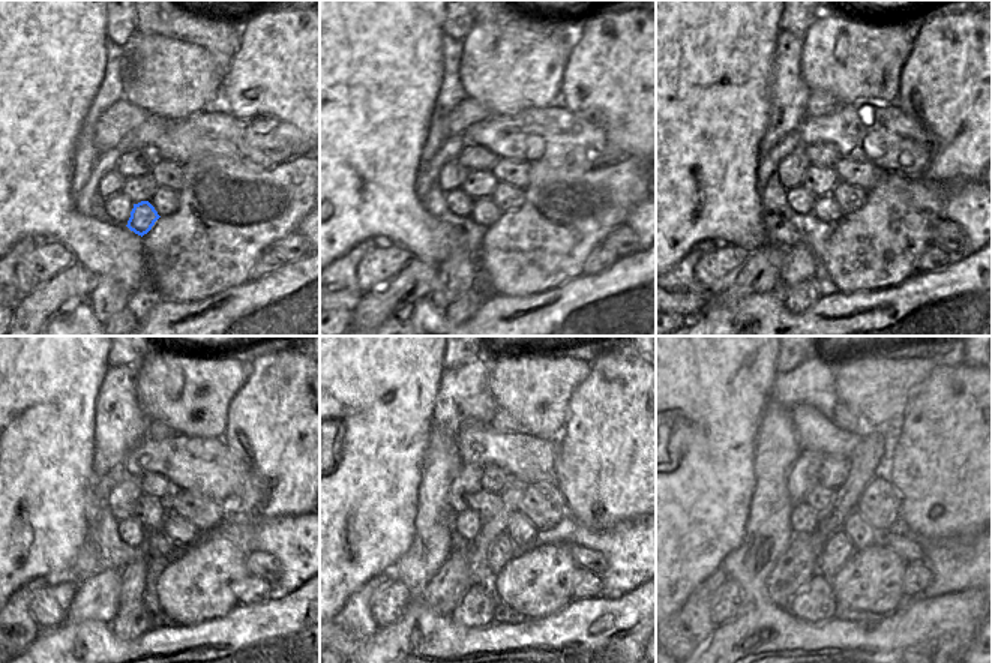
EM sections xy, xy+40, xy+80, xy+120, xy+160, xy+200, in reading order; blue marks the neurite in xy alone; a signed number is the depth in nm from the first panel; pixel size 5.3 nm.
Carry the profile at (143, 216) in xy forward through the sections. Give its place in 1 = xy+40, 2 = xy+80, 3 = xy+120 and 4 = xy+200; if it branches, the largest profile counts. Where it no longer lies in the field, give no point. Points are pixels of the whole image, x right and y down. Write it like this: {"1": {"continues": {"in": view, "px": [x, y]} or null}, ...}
{"1": {"continues": {"in": "xy+40", "px": [483, 212]}}, "2": {"continues": {"in": "xy+80", "px": [824, 209]}}, "3": {"continues": {"in": "xy+120", "px": [156, 545]}}, "4": {"continues": {"in": "xy+200", "px": [836, 549]}}}

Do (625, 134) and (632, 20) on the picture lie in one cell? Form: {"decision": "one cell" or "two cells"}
{"decision": "one cell"}

